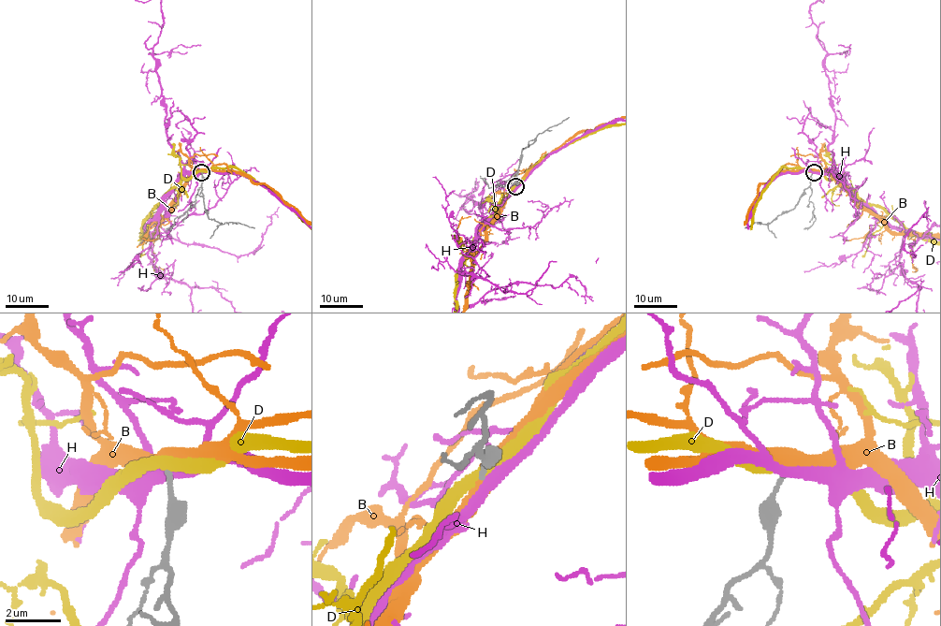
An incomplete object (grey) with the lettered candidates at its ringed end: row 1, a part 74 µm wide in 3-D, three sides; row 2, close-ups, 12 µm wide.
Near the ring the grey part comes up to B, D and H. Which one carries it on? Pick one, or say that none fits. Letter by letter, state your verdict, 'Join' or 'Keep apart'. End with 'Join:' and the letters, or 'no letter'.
B: Join
D: Keep apart
H: Keep apart
Join: B

